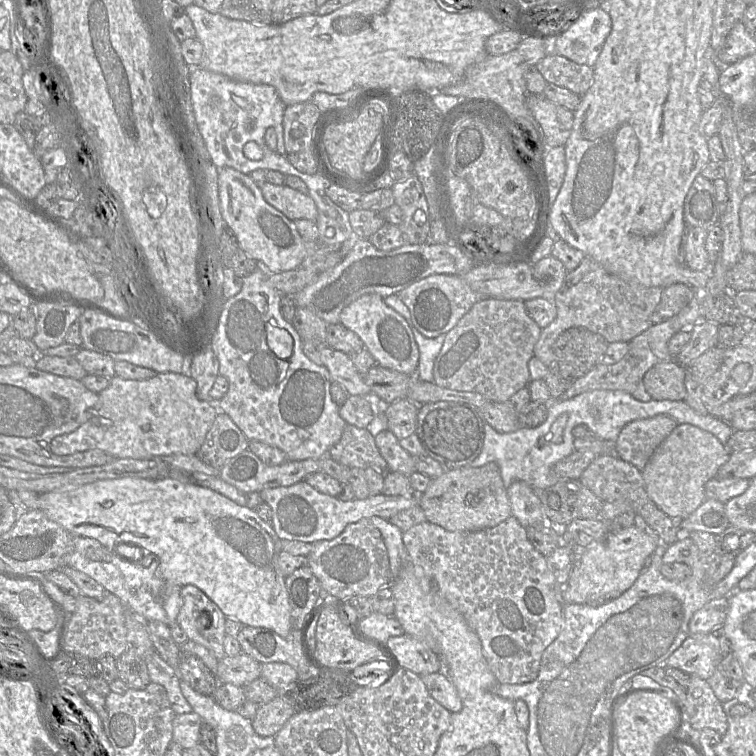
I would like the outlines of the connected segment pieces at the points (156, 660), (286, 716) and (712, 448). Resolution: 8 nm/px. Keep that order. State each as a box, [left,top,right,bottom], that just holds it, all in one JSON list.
[[145,647,193,713],[252,694,295,736],[642,424,730,520]]

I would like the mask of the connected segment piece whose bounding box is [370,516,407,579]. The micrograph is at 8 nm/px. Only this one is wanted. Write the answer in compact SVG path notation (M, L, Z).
M373 516L373 525L381 532L388 551L392 579L395 579L407 561L407 552L403 543L403 532L388 519Z

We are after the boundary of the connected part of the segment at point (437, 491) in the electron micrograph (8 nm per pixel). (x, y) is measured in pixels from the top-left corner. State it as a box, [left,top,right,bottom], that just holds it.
[418,462,512,531]

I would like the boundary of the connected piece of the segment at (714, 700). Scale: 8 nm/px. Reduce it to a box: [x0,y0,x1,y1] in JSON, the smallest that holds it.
[682,675,728,736]

